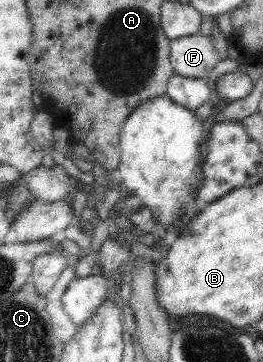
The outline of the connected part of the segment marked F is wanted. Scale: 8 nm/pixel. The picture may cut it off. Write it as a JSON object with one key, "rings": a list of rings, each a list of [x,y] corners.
{"rings":[[[199,33],[170,40],[169,53],[174,74],[183,78],[207,80],[220,62],[211,37]]]}

